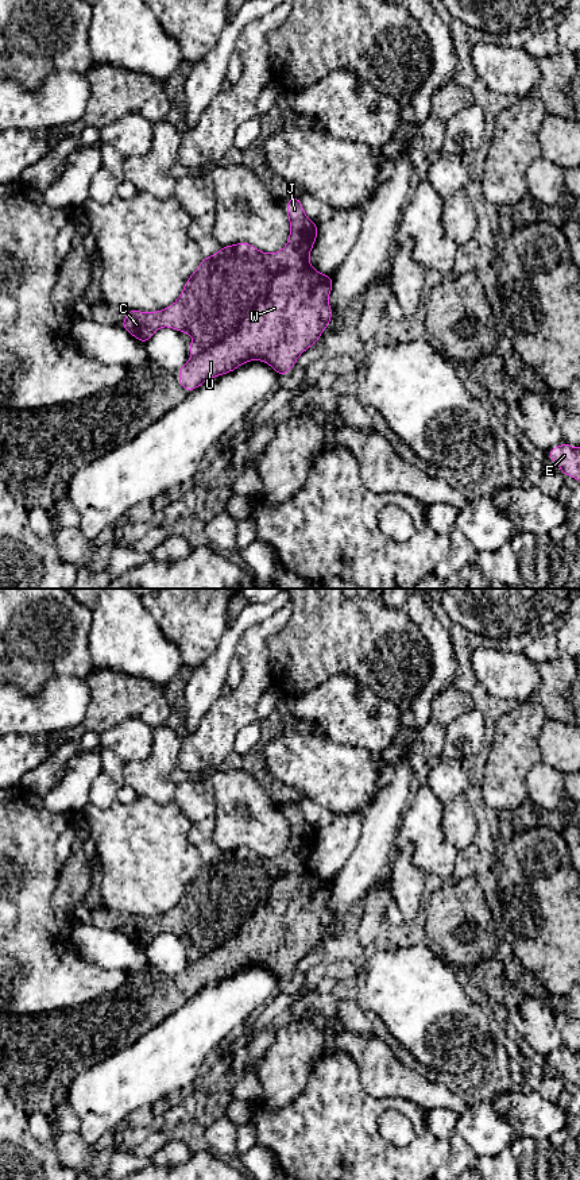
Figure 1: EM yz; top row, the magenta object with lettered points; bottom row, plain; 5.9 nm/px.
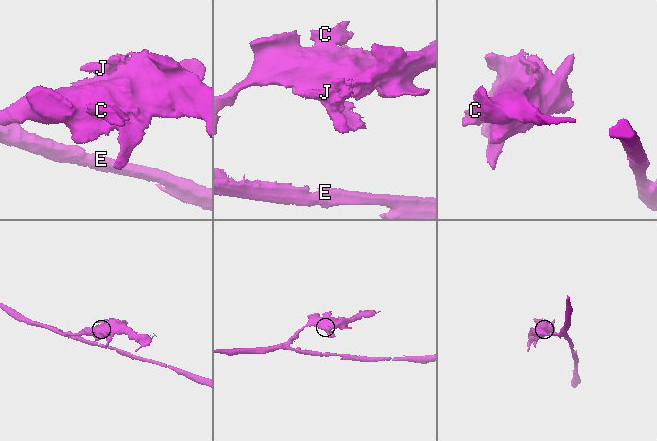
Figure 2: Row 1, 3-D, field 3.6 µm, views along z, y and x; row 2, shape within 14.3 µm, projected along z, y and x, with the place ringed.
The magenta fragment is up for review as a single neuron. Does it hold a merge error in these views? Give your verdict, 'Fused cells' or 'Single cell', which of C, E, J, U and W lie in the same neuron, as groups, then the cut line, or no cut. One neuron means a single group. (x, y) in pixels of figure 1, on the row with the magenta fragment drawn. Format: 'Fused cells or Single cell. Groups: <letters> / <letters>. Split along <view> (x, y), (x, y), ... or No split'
Single cell. Groups: C E J U W. No split

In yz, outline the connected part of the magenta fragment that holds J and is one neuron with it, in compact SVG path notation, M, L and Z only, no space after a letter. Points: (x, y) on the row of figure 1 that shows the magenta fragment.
M299 197L287 198L286 213L290 236L281 251L262 252L245 242L221 247L202 259L178 300L162 312L127 309L120 325L144 344L162 325L194 336L187 351L197 354L178 370L179 386L185 390L196 390L208 379L254 359L270 365L283 377L329 325L332 306L328 297L333 275L318 273L309 262L318 225L306 217Z

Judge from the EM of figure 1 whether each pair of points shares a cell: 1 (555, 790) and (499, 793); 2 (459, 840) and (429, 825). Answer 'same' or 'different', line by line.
1: different
2: different

